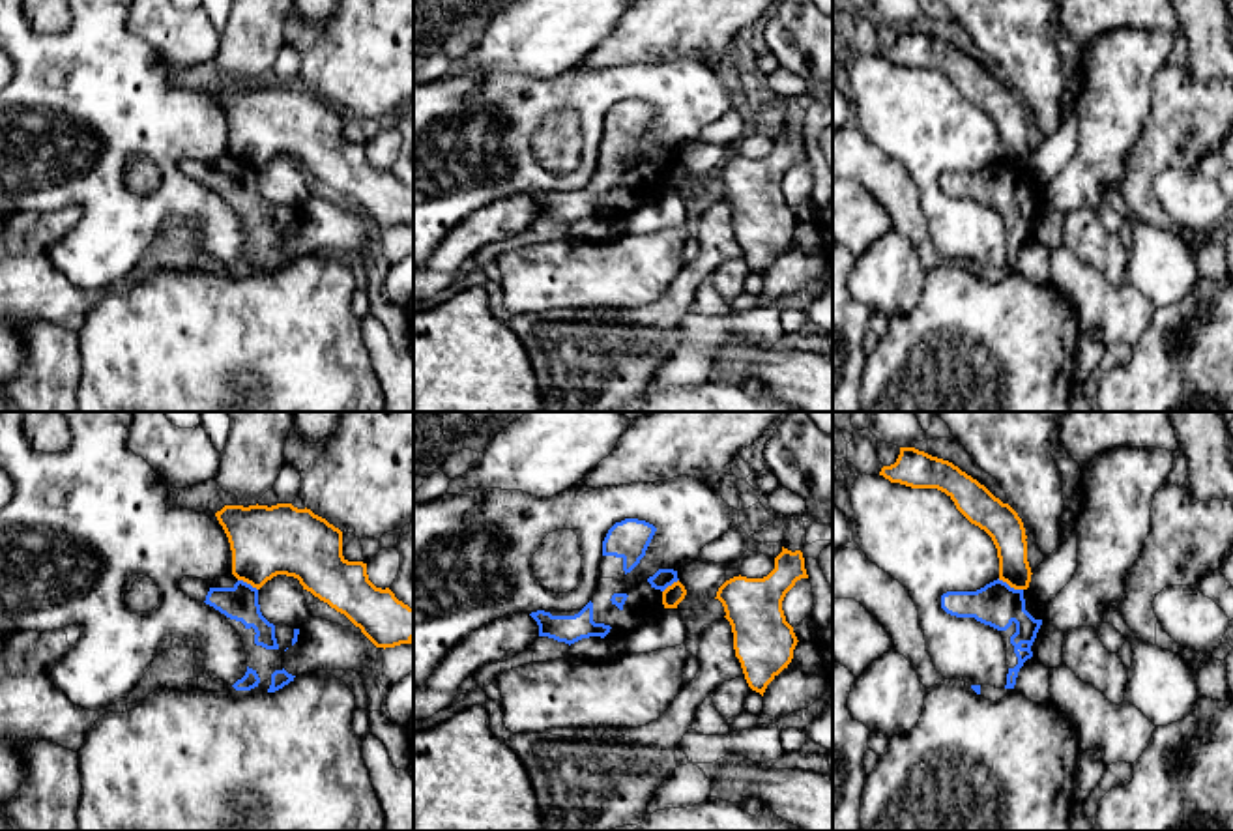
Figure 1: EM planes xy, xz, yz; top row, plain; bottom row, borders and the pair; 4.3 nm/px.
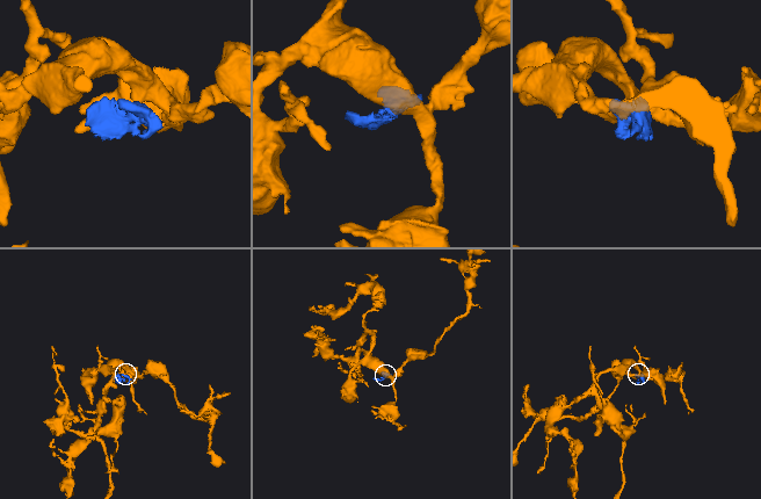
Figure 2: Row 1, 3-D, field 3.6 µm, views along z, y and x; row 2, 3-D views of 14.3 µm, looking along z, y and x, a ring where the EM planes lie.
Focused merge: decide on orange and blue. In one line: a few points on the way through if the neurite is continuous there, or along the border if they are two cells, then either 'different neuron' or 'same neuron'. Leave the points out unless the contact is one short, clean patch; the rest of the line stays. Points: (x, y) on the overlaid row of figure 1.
border along yz (998, 579), (1022, 590); different neuron

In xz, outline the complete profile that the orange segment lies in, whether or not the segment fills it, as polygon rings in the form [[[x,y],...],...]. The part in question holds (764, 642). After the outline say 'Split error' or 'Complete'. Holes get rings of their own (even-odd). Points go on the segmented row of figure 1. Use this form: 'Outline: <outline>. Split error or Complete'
Outline: [[[801,550],[775,558],[775,569],[763,578],[733,576],[717,597],[733,633],[735,657],[748,687],[763,696],[767,685],[793,659],[797,636],[786,621],[782,601],[797,580],[808,578]]]. Complete

